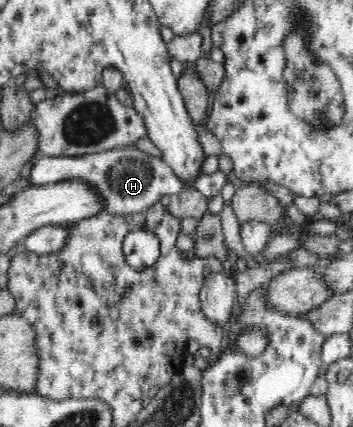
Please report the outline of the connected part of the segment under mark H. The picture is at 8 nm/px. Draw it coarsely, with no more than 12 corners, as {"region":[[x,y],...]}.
{"region":[[136,146],[44,156],[34,186],[84,179],[109,212],[139,212],[187,180]]}

